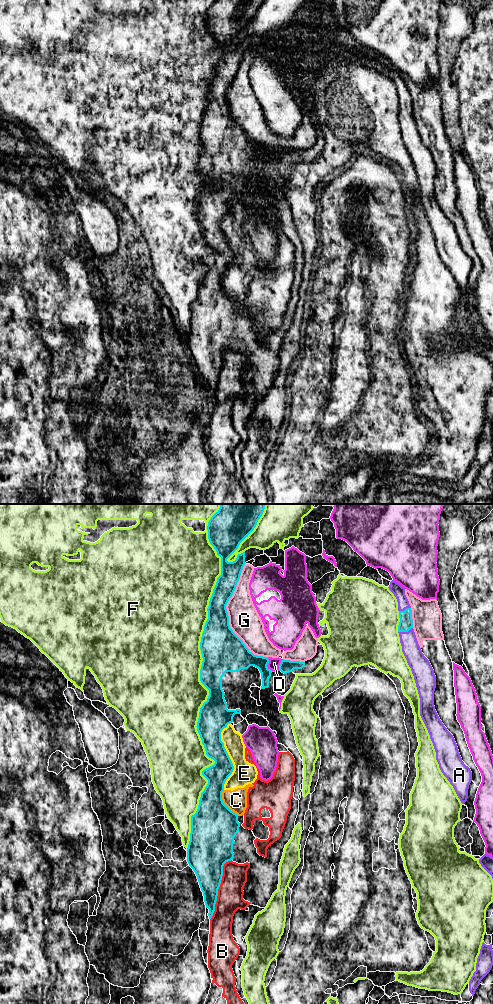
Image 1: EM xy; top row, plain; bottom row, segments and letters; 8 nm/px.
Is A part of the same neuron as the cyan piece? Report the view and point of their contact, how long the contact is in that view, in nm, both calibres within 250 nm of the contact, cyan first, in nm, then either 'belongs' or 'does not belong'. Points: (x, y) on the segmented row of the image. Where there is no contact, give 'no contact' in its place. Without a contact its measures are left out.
xy (405, 631) | 130 nm | 110/150 nm | belongs

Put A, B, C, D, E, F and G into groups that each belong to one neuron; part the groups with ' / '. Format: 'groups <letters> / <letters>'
groups A / B C E G / D / F

